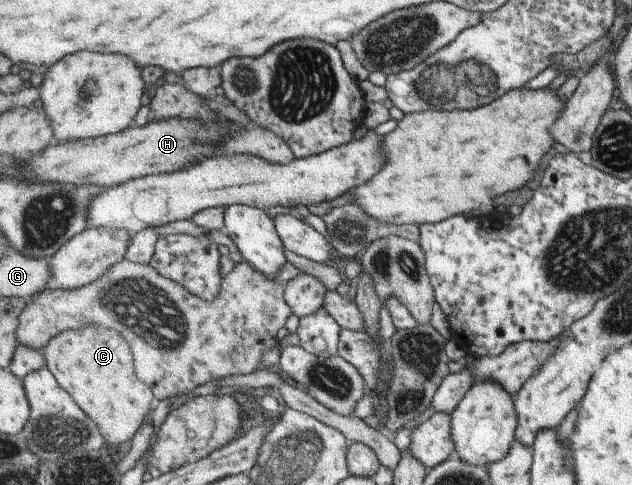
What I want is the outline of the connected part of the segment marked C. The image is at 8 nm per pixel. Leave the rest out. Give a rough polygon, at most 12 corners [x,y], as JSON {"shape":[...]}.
{"shape":[[118,330],[58,334],[46,367],[110,445],[155,407]]}

